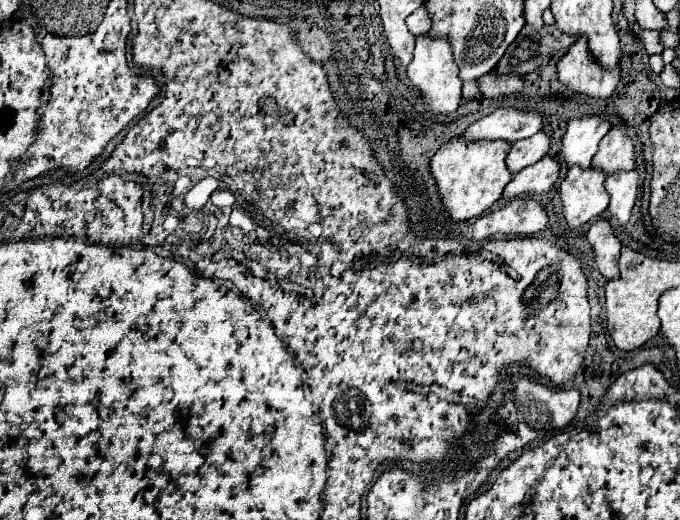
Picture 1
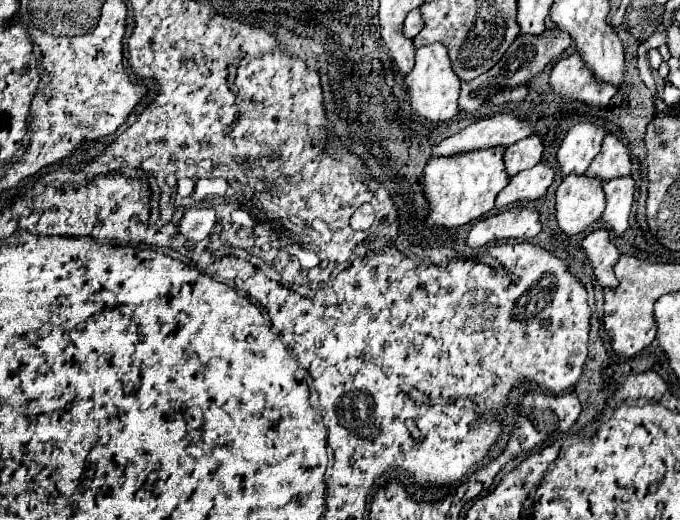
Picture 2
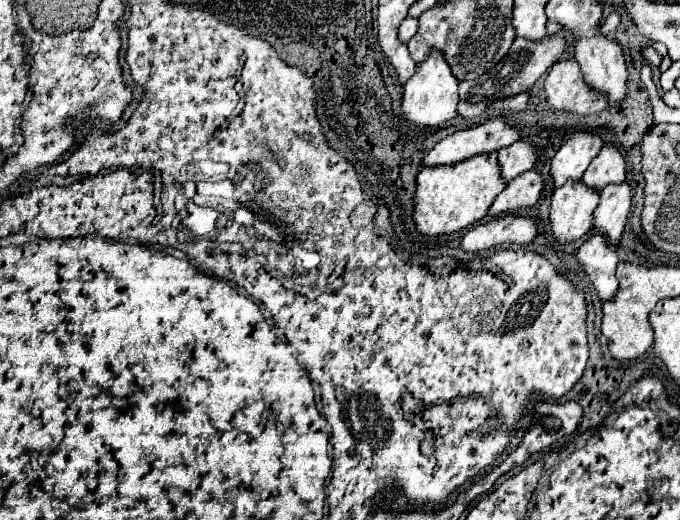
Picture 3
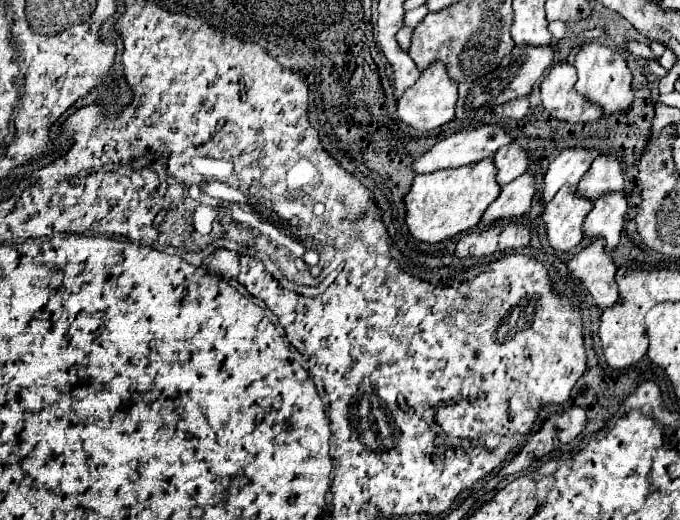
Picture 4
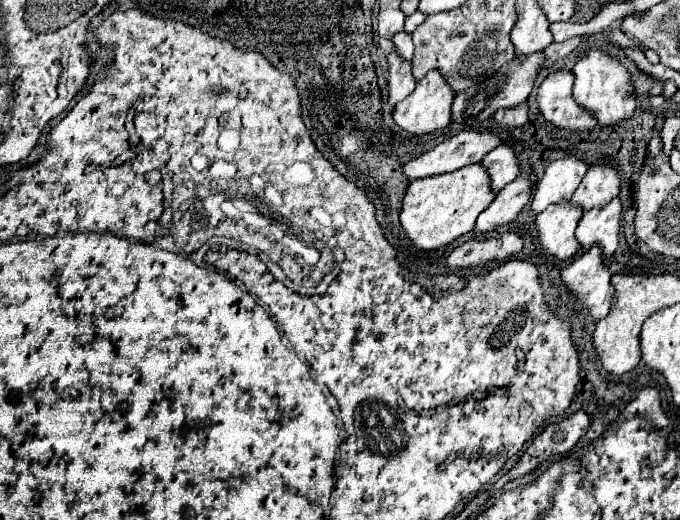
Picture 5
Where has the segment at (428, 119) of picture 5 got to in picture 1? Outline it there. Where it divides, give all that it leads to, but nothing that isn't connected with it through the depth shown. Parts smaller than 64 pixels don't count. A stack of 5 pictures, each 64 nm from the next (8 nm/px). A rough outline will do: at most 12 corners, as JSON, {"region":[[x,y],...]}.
{"region":[[416,38],[408,78],[430,112],[458,108],[462,82],[446,38]]}

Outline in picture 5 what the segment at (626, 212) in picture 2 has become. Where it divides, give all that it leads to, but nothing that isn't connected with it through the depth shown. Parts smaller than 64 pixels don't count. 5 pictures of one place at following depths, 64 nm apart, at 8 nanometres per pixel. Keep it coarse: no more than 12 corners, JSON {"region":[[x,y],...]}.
{"region":[[620,198],[584,212],[576,228],[582,248],[618,248]]}

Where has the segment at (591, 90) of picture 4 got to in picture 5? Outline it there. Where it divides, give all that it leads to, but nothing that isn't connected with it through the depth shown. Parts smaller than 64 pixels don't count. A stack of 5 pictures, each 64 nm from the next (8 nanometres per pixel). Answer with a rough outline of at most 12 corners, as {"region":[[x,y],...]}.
{"region":[[602,50],[574,64],[576,104],[600,126],[632,118],[630,72]]}

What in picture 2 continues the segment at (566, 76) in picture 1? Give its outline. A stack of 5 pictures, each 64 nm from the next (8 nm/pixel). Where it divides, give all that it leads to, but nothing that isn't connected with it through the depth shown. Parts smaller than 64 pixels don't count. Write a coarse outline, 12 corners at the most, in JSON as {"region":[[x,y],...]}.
{"region":[[576,52],[554,64],[558,96],[604,108],[616,94],[594,80]]}

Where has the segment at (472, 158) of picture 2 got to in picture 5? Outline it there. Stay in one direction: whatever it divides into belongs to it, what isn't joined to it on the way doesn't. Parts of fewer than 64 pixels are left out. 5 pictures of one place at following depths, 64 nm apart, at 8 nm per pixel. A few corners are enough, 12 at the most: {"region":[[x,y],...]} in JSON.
{"region":[[480,164],[414,180],[400,224],[418,250],[472,232],[494,200]]}

